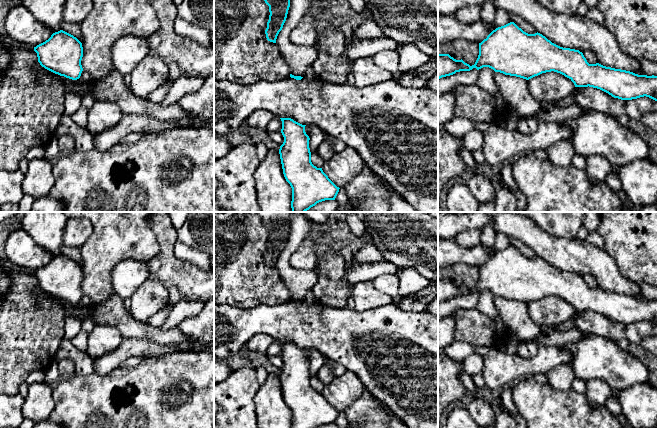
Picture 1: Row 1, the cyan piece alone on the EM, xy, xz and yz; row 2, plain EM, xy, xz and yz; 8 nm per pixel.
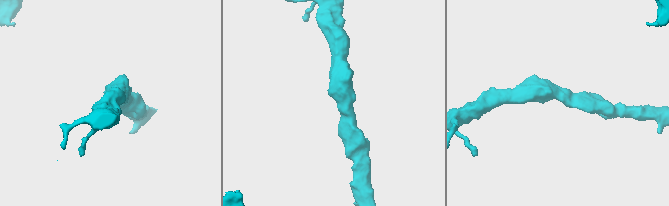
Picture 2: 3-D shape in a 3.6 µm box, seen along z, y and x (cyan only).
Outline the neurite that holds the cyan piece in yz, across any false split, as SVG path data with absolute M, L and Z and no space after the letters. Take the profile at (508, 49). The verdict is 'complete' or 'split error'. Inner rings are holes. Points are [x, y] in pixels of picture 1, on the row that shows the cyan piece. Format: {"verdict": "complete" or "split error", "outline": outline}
{"verdict": "complete", "outline": "M514 22L496 28L479 43L479 55L472 66L449 54L438 54L438 79L483 67L526 80L554 71L569 78L575 87L597 88L621 100L646 96L657 101L657 76L589 64L579 50L560 47L538 32L528 34Z"}

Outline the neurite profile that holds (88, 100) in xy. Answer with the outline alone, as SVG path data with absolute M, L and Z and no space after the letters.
M86 93L83 95L81 100L81 106L89 110L93 104L95 103L96 99L90 93Z

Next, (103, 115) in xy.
M96 100L88 110L88 121L85 128L95 136L116 126L123 115L124 113L116 103Z

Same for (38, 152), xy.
M36 146L29 150L27 153L25 159L28 161L34 160L34 159L43 159L45 158L46 150L43 146Z

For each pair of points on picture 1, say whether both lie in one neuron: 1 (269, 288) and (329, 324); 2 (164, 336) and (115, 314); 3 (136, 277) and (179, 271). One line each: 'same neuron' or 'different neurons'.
1: different neurons
2: same neuron
3: different neurons

